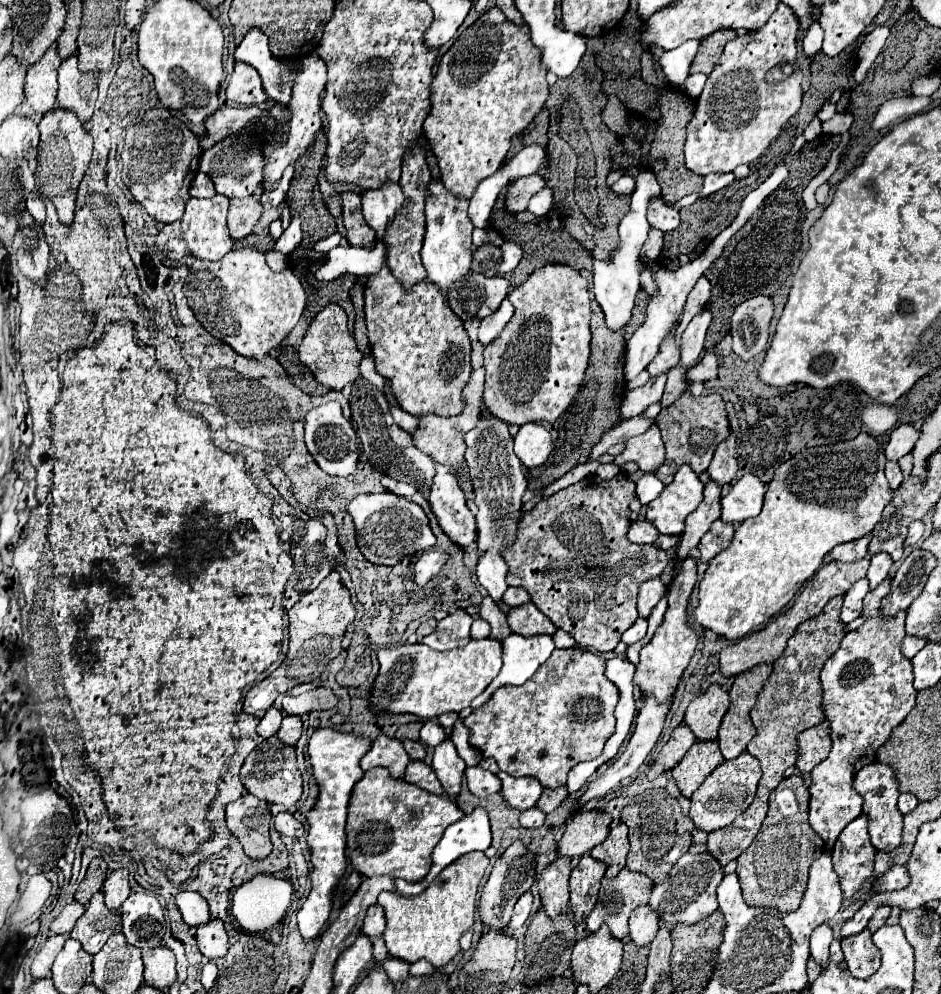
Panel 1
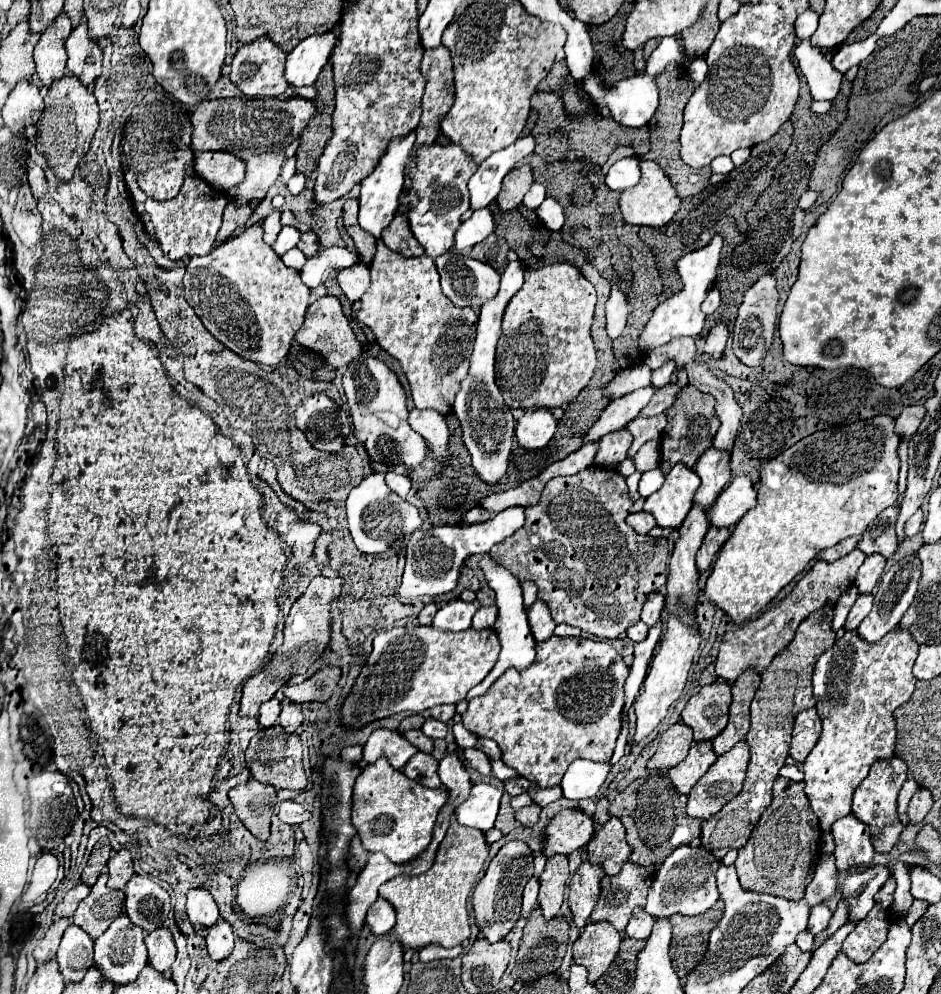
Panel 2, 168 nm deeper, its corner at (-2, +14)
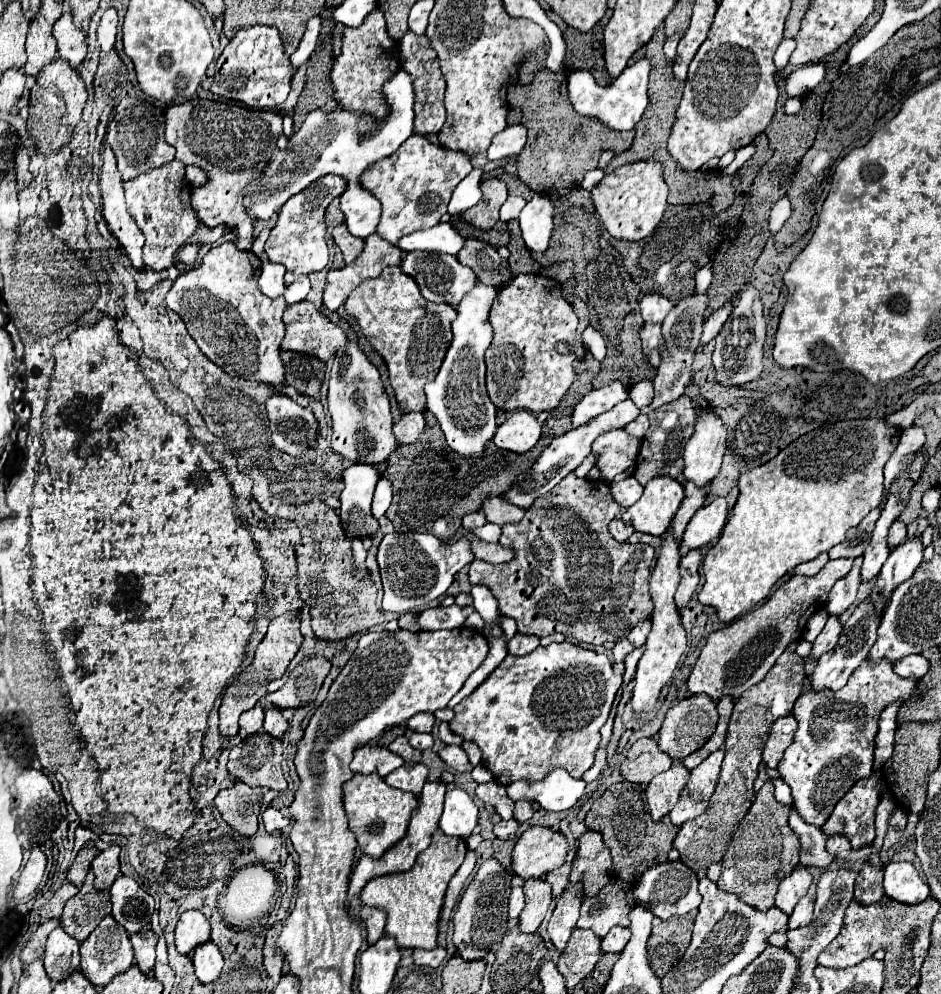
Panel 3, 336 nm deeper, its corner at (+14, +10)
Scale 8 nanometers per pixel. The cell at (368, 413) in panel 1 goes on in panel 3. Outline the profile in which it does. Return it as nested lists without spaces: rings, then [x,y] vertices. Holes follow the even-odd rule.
[[[346,342],[344,350],[334,358],[328,384],[328,412],[332,416],[332,448],[346,460],[358,464],[382,464],[392,450],[398,448],[392,434],[390,402],[380,372],[354,342]]]

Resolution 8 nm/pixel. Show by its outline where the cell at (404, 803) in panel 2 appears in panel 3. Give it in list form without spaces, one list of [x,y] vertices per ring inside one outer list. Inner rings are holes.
[[[376,772],[366,776],[354,774],[354,778],[348,780],[342,788],[344,788],[344,810],[348,818],[348,828],[356,834],[358,848],[372,858],[380,858],[406,836],[410,816],[420,806],[418,796],[388,786],[384,778],[378,776]]]

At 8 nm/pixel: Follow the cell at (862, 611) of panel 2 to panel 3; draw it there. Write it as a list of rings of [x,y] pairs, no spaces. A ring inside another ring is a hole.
[[[830,616],[822,634],[818,634],[818,638],[812,644],[812,658],[820,658],[824,652],[832,650],[832,646],[836,646],[838,638],[840,638],[840,630],[844,628],[844,624],[840,622],[840,616]]]

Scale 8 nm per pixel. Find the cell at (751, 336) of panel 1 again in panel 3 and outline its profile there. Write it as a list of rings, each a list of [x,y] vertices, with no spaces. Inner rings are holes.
[[[746,284],[734,302],[734,310],[724,322],[720,334],[714,338],[716,348],[712,362],[716,368],[716,380],[722,386],[738,386],[750,380],[756,380],[762,372],[762,350],[766,340],[766,324],[762,314],[762,300],[758,290],[752,284]]]

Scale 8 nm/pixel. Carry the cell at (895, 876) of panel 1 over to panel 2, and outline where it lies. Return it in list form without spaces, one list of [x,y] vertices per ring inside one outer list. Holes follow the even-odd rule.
[[[870,866],[864,872],[852,872],[842,878],[840,894],[848,904],[848,922],[860,922],[874,906],[874,894],[892,872],[886,866]]]

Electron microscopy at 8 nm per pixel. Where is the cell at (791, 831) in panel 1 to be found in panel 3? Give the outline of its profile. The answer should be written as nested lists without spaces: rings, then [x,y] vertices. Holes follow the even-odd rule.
[[[764,782],[722,860],[722,876],[716,882],[722,890],[740,896],[746,904],[756,906],[758,910],[774,906],[780,882],[798,866],[798,836],[788,826],[790,810],[790,806],[774,798],[774,786]]]

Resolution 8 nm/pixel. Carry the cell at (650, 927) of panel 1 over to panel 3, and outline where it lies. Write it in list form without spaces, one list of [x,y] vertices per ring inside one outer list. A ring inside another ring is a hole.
[[[614,926],[604,938],[602,938],[602,952],[622,952],[624,946],[630,940],[630,928]]]

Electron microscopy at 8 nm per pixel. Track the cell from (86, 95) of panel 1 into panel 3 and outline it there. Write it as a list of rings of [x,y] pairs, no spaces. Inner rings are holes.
[[[62,14],[54,24],[54,38],[58,42],[58,56],[68,60],[70,68],[76,70],[86,58],[86,40],[84,32],[72,24],[72,14]]]

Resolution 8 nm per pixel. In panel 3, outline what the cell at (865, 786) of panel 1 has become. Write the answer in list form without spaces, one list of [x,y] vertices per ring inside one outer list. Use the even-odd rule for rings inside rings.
[[[880,774],[858,780],[836,804],[832,816],[822,826],[824,834],[846,834],[852,848],[870,846],[874,834],[874,810],[880,802]]]

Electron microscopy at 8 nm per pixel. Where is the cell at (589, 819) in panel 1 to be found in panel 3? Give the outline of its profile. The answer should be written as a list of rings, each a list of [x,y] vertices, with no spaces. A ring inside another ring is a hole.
[[[530,826],[514,846],[512,870],[524,880],[542,878],[564,864],[566,852],[568,840],[562,832],[548,826]]]

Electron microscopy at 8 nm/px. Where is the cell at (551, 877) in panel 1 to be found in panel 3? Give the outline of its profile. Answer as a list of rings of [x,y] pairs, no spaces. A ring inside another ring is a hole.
[[[528,878],[524,882],[524,894],[526,906],[520,914],[518,928],[522,932],[536,932],[552,902],[552,888],[544,878]]]

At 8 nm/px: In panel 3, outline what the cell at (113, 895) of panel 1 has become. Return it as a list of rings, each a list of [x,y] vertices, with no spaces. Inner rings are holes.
[[[110,846],[108,850],[100,852],[94,862],[92,862],[92,872],[94,872],[94,886],[96,890],[108,890],[112,886],[112,882],[118,878],[120,874],[120,864],[118,864],[118,854],[120,848],[118,846]]]

